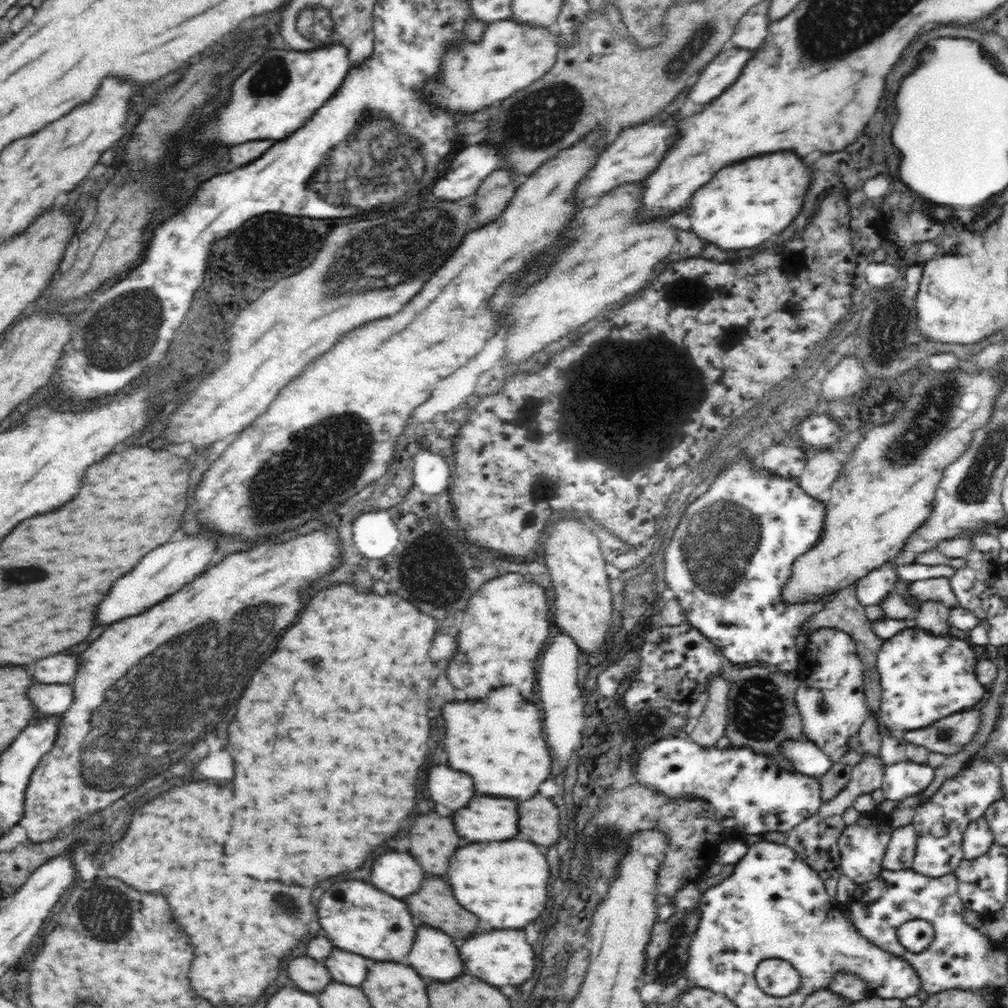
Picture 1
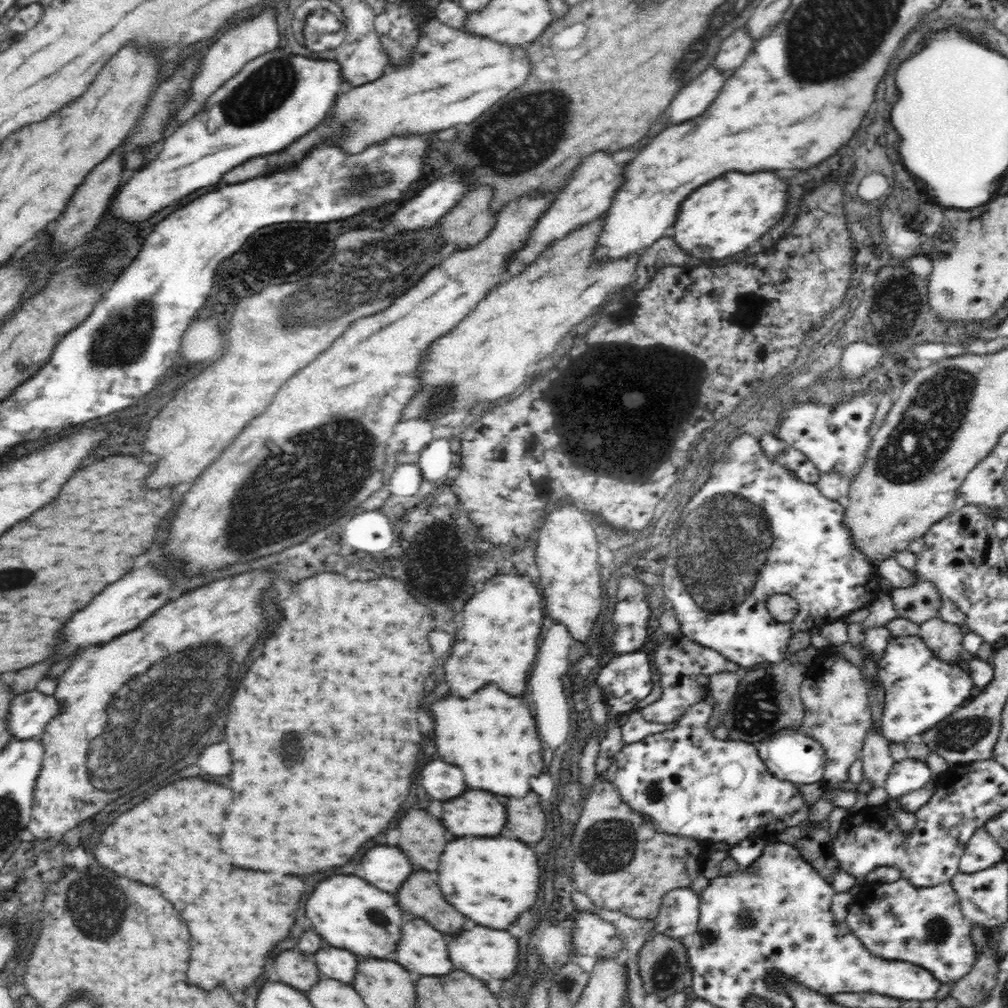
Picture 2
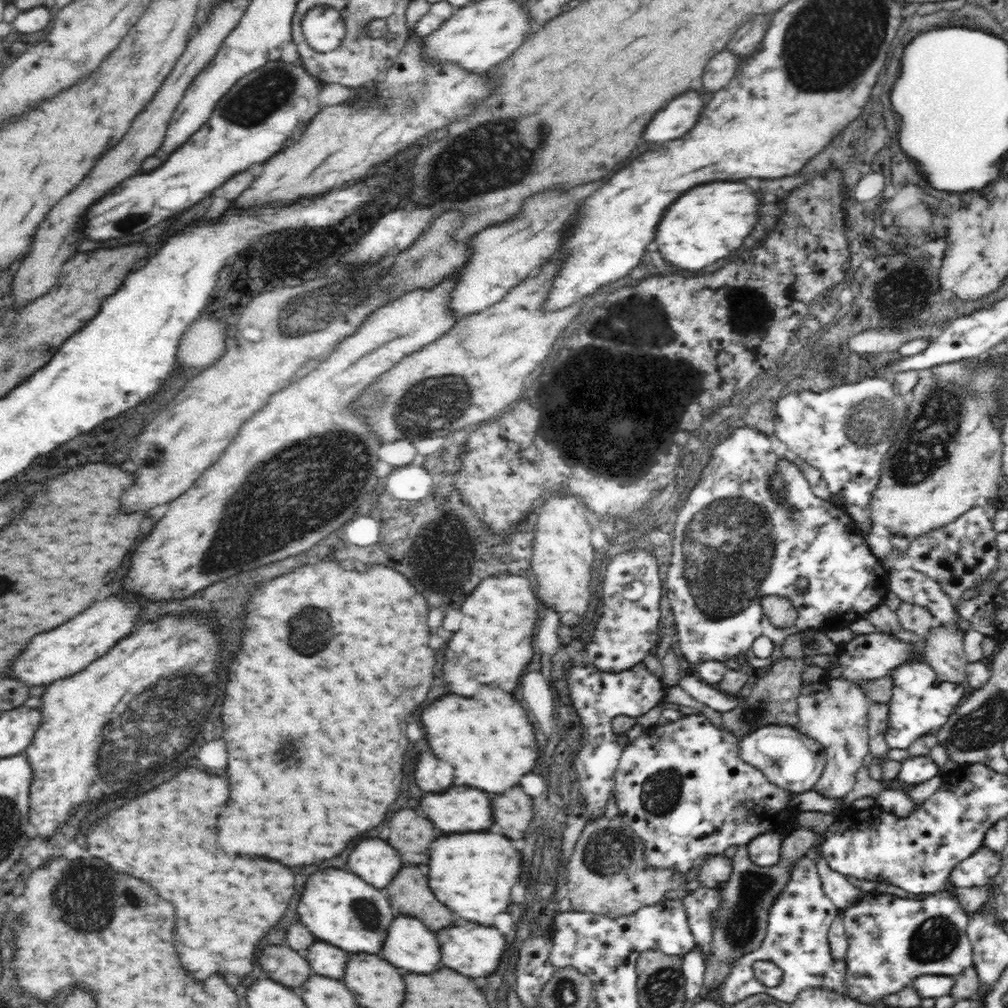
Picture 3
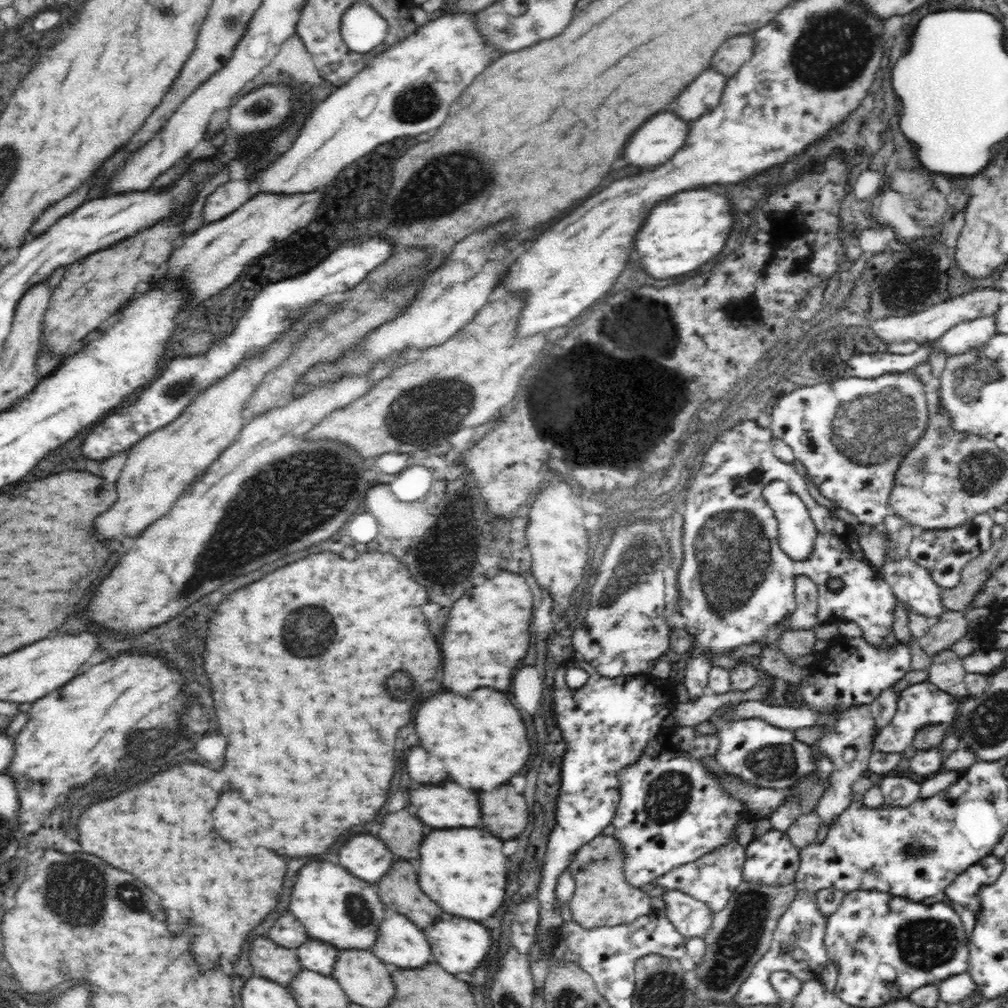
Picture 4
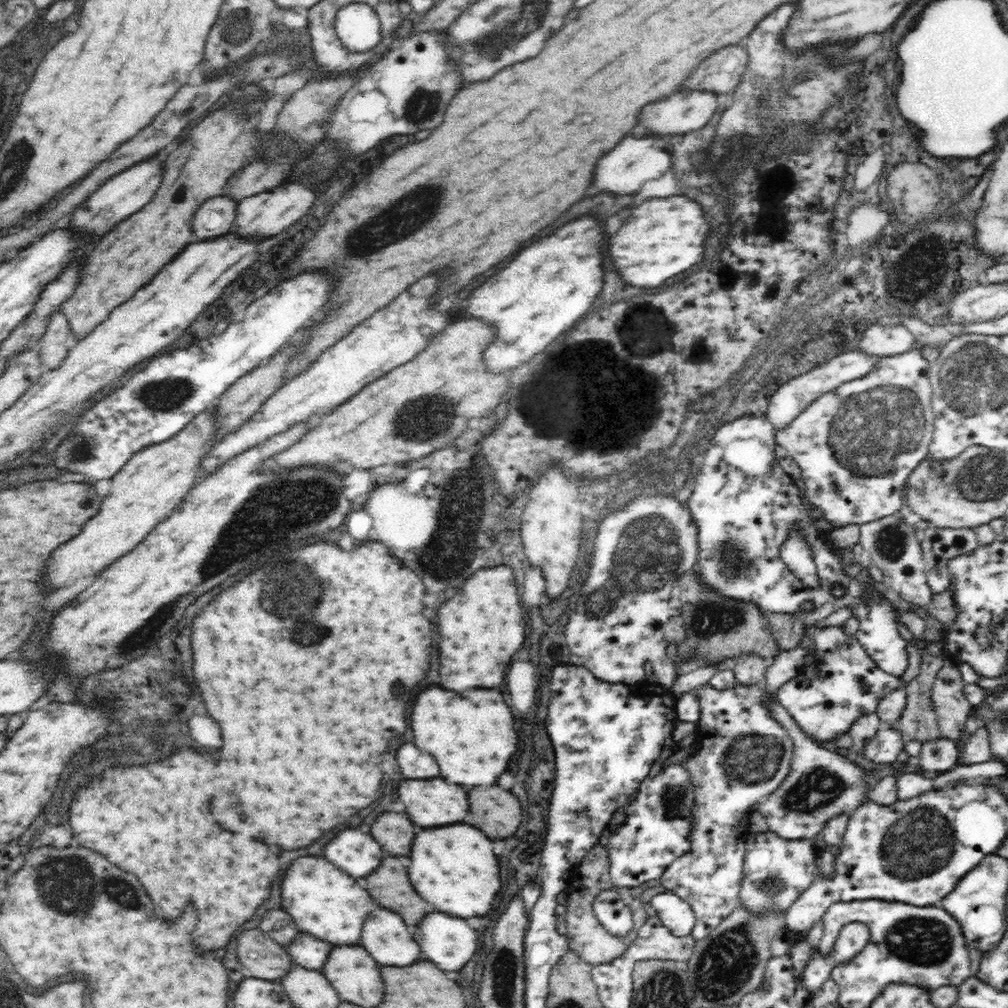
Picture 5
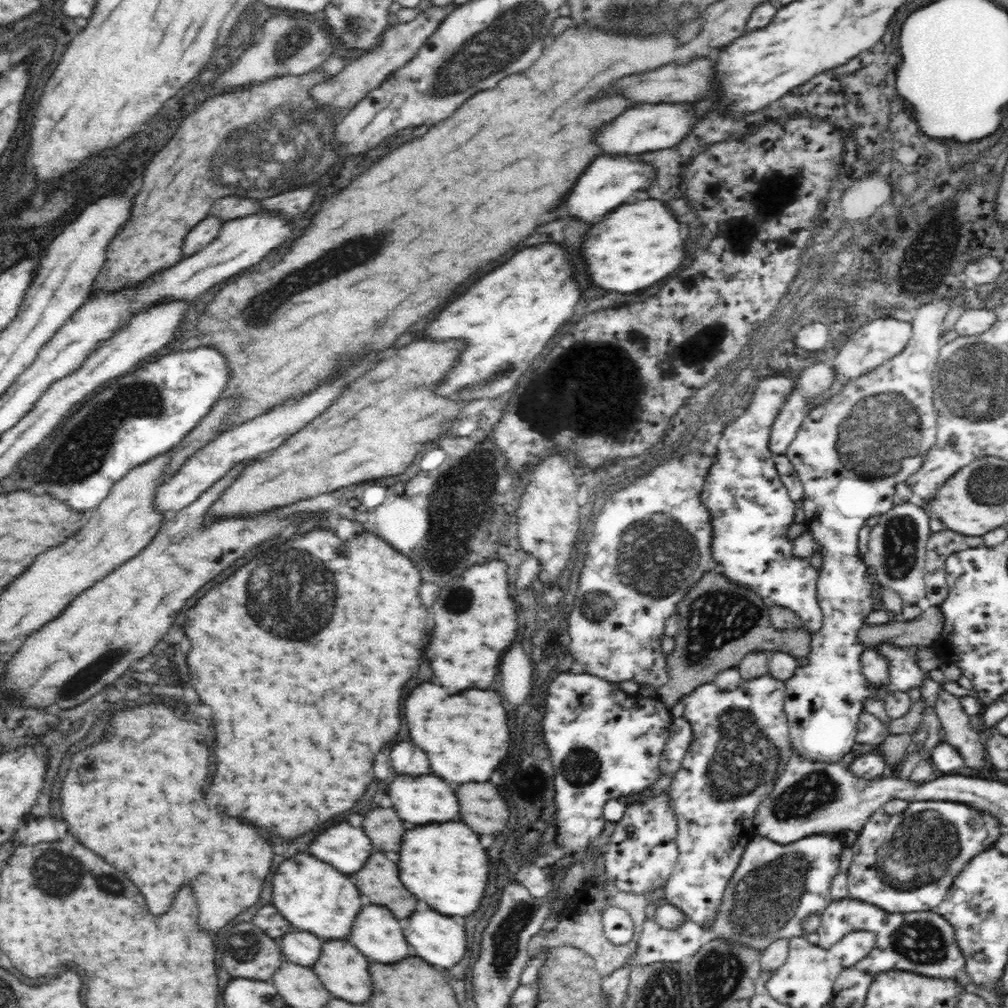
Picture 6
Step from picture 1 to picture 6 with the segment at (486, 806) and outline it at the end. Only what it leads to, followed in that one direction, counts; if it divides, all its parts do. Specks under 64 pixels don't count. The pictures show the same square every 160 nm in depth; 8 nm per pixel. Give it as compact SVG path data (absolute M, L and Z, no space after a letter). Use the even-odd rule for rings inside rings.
M398 776L390 782L390 800L394 804L396 814L412 824L428 824L428 822L450 822L458 814L458 798L450 786L438 776Z

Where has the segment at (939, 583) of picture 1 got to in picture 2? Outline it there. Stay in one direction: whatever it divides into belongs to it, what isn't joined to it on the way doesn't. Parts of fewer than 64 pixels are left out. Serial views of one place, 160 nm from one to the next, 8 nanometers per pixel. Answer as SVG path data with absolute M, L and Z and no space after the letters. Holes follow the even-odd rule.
M924 580L906 588L895 588L890 597L897 618L908 619L920 626L939 616L942 596L930 581Z

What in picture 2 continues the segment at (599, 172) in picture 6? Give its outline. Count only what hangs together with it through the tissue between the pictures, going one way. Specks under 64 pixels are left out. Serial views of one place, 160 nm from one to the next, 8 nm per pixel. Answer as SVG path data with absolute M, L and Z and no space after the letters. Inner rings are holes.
M708 68L704 74L694 78L688 86L676 94L672 106L668 108L668 122L686 122L688 118L700 116L720 92L722 84L730 74L722 73L718 69Z

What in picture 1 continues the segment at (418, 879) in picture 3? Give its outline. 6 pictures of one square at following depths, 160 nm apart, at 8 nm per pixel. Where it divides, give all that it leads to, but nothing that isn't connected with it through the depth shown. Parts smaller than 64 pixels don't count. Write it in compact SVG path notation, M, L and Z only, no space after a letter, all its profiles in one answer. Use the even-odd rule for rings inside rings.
M426 876L420 892L412 893L412 898L406 898L406 902L414 922L420 920L432 928L440 928L452 938L468 938L478 930L480 920L456 902L448 884L440 878Z

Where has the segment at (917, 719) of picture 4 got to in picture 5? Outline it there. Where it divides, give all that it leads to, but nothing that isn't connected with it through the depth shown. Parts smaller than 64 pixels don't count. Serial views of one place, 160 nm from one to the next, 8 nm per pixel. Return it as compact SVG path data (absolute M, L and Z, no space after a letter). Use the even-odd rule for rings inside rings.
M880 728L876 736L862 749L864 759L874 763L894 763L905 748L905 736L898 728Z

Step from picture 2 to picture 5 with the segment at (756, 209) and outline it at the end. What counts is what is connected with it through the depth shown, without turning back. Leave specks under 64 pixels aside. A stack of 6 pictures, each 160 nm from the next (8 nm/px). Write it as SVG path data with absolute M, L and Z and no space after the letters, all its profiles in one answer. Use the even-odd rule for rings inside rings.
M684 196L648 198L630 210L620 230L612 234L608 258L630 286L660 286L672 276L694 269L702 260L704 240L710 226L696 202Z

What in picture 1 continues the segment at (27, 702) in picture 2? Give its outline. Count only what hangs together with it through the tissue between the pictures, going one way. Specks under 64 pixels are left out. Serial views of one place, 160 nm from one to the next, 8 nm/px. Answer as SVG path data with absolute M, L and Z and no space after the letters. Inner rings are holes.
M36 684L36 686L32 686L32 702L36 702L34 722L48 717L60 717L70 708L74 697L74 686L71 684Z

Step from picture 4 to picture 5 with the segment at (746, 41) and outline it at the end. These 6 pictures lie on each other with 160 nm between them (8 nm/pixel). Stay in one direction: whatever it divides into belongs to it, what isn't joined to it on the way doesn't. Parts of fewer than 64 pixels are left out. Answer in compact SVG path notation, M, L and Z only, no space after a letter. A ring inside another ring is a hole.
M743 43L721 48L692 72L692 78L684 82L684 88L725 98L737 87L747 66L748 53Z

